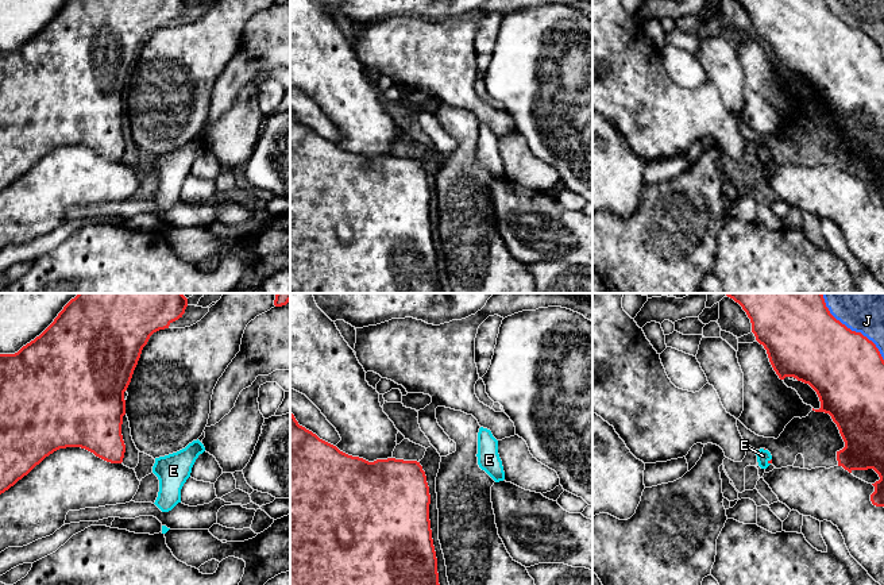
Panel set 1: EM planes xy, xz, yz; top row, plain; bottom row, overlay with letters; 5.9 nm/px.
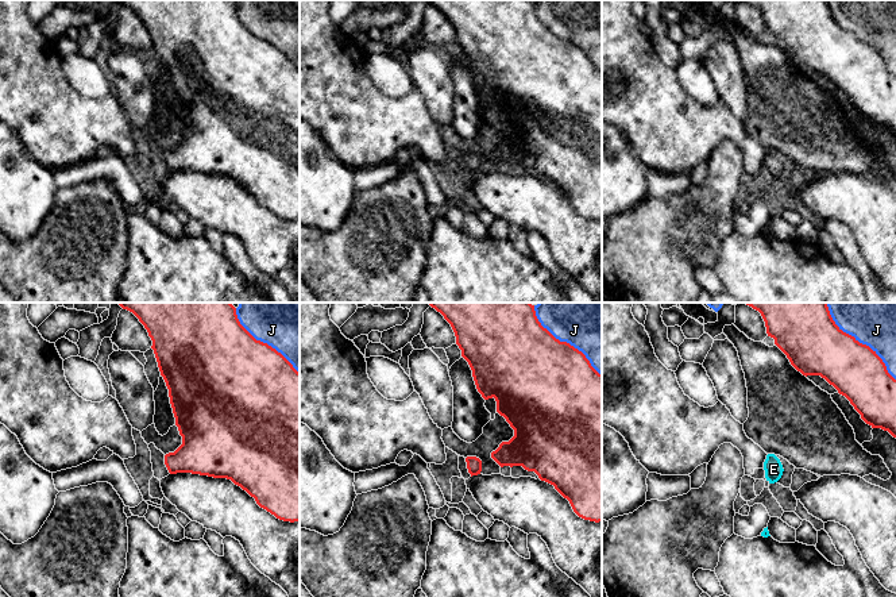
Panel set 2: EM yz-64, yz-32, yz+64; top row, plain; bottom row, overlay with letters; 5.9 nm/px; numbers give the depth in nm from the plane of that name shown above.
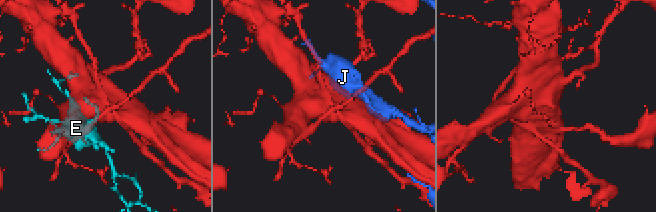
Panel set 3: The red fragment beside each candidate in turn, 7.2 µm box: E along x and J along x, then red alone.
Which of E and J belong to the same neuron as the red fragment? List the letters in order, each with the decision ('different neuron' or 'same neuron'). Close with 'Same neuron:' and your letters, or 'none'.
E: same neuron
J: different neuron
Same neuron: E

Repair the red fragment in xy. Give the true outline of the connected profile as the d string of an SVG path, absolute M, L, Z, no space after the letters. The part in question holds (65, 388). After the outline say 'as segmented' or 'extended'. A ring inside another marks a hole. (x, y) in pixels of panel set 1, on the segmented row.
M78 293L63 307L54 322L39 336L15 354L0 354L0 494L59 449L81 447L107 462L123 462L126 453L121 435L123 416L126 415L124 392L131 382L142 350L150 336L159 330L169 328L173 322L182 317L186 307L188 299L182 293Z | as segmented

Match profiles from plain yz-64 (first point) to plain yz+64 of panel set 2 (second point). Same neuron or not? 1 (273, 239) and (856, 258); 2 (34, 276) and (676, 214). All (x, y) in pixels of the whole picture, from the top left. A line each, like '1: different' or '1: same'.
1: different
2: same

